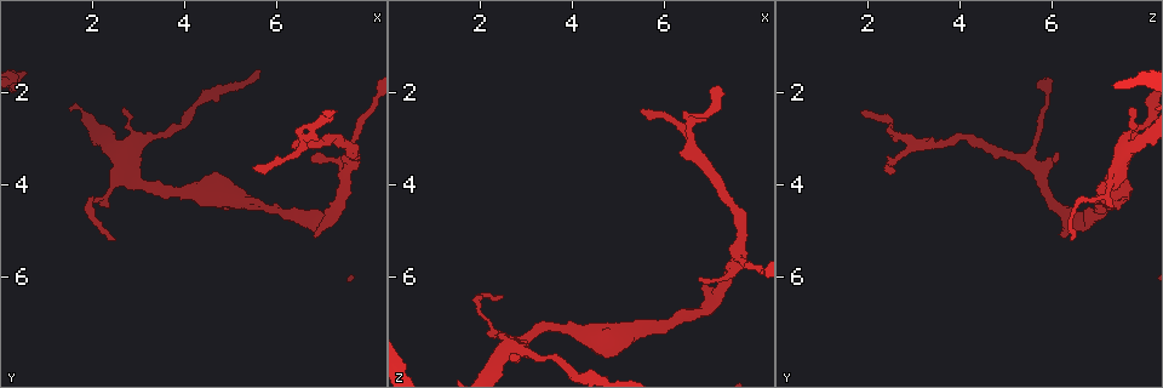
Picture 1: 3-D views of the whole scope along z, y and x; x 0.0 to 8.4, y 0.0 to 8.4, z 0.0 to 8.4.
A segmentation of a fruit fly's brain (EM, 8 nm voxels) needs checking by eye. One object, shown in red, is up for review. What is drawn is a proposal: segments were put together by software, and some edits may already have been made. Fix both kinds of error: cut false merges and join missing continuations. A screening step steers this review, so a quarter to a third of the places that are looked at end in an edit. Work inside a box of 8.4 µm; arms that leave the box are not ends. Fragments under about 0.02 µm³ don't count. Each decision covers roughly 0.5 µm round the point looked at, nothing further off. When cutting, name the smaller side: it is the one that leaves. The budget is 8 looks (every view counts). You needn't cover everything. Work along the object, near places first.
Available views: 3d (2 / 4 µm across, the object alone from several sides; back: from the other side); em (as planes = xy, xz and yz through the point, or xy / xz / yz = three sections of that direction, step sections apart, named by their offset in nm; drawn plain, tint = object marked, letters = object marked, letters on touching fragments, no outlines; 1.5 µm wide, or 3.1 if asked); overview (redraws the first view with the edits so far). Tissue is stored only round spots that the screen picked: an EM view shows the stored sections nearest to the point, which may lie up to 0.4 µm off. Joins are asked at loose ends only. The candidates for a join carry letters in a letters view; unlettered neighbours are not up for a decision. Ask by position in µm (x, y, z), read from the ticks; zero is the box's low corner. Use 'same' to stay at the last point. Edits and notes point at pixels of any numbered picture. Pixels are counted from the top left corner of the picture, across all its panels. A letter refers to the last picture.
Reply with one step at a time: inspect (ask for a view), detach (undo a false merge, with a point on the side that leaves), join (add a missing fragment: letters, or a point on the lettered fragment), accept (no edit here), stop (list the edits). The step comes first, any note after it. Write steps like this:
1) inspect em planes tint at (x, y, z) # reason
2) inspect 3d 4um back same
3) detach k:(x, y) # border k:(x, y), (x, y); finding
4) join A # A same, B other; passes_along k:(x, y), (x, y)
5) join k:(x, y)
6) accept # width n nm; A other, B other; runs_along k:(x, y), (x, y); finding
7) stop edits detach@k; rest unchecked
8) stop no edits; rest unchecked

inspect 3d 4um at (5.50, 3.65, 2.35) # an open end

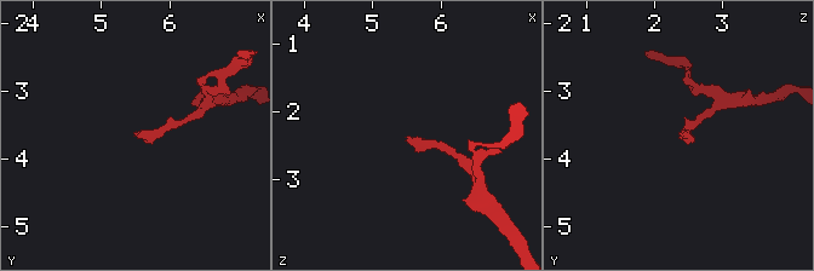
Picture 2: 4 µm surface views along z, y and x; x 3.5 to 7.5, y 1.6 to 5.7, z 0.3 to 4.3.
inspect em xz step 8 plain at (5.50, 3.60, 2.40)

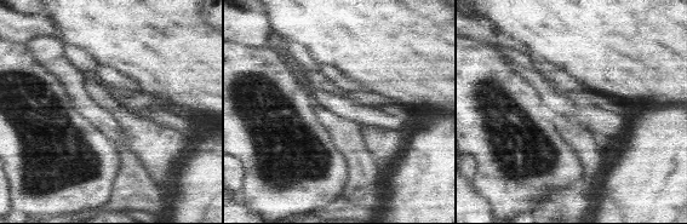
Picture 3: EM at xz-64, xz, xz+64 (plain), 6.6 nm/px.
inspect em xz step 8 letters same

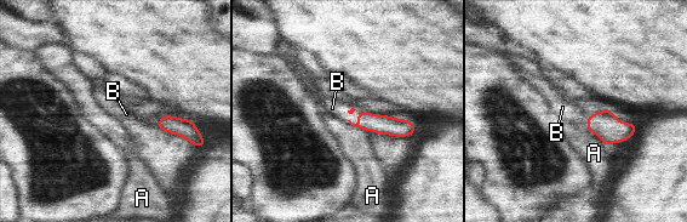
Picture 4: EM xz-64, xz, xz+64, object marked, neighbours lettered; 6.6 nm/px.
join B # A other, B same; passes_along 4:(368, 121), (354, 109), (332, 108); the cell continues

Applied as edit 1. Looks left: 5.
inspect overview # see it whole again

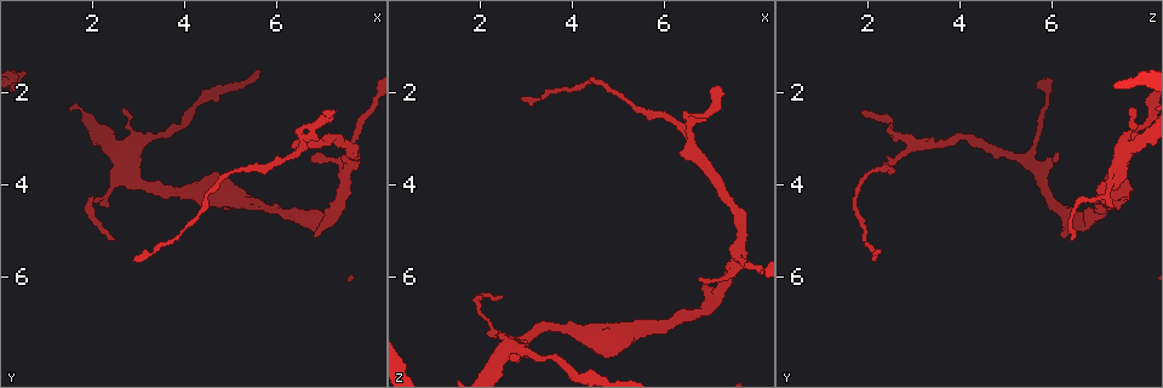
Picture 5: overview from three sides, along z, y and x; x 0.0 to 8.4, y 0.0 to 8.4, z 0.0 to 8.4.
inspect em planes tint at (3.50, 2.95, 7.70) # thick turns thin

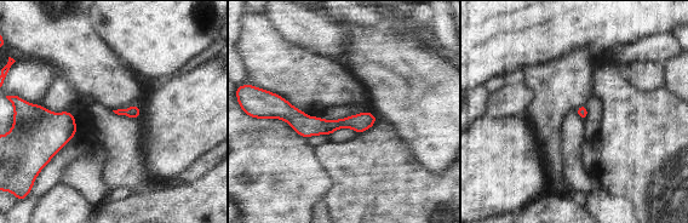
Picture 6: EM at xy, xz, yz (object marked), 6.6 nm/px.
inspect em planes letters same # what lies round it

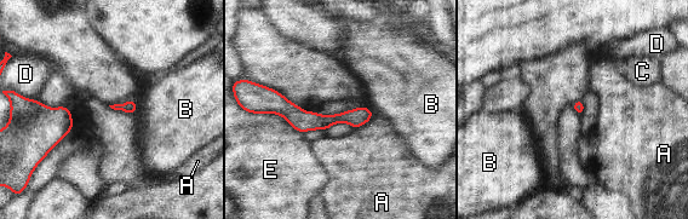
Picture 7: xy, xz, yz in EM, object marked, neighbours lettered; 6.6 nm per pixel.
accept # width 80 nm; A other, B other, C other, D other, E other; runs_along 7:(268, 105), (299, 120), (370, 114); one cell here

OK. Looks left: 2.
stop edits join@4; rest unchecked

